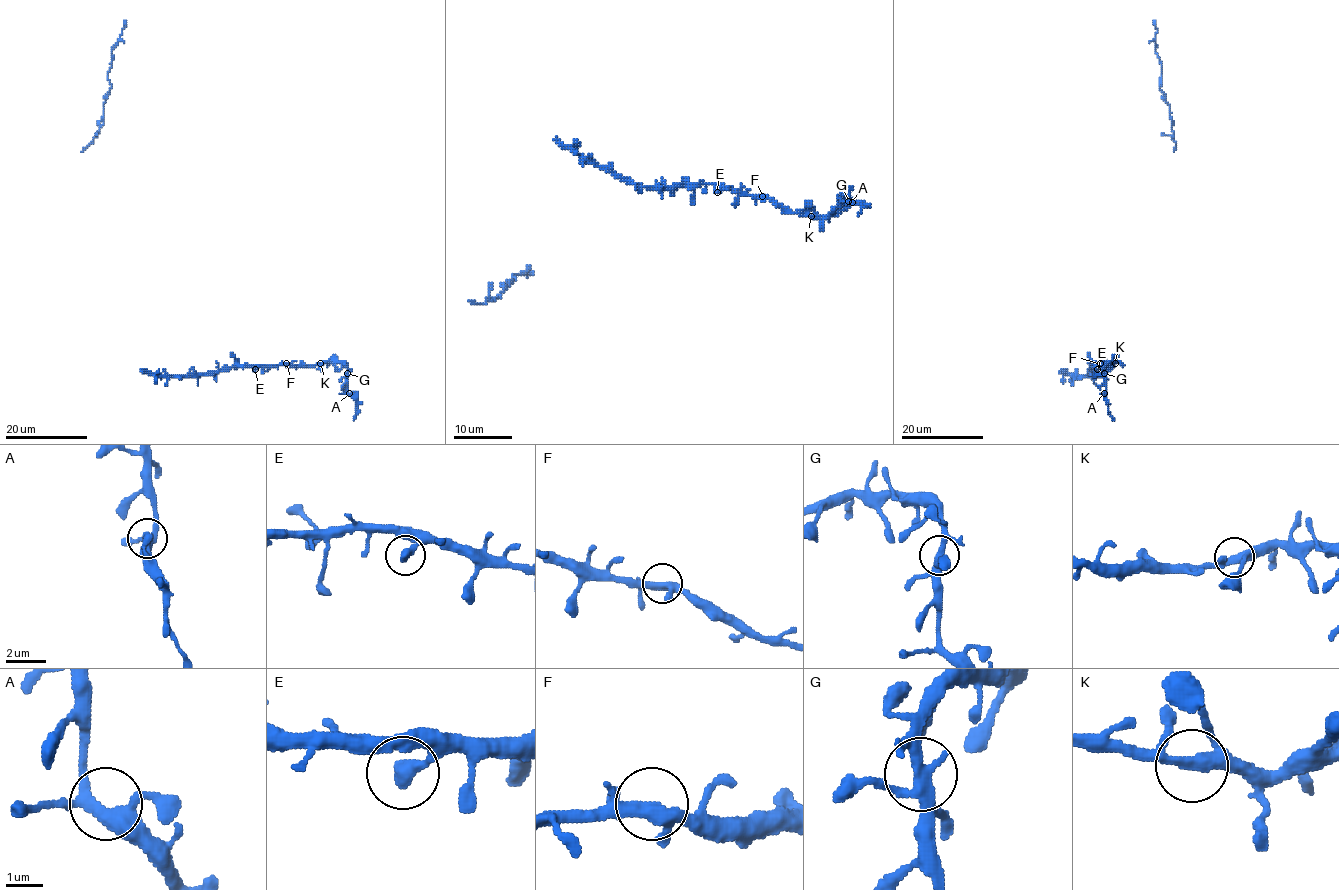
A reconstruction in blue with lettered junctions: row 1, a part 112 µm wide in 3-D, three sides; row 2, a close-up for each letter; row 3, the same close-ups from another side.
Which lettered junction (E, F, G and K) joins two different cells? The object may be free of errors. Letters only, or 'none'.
none

